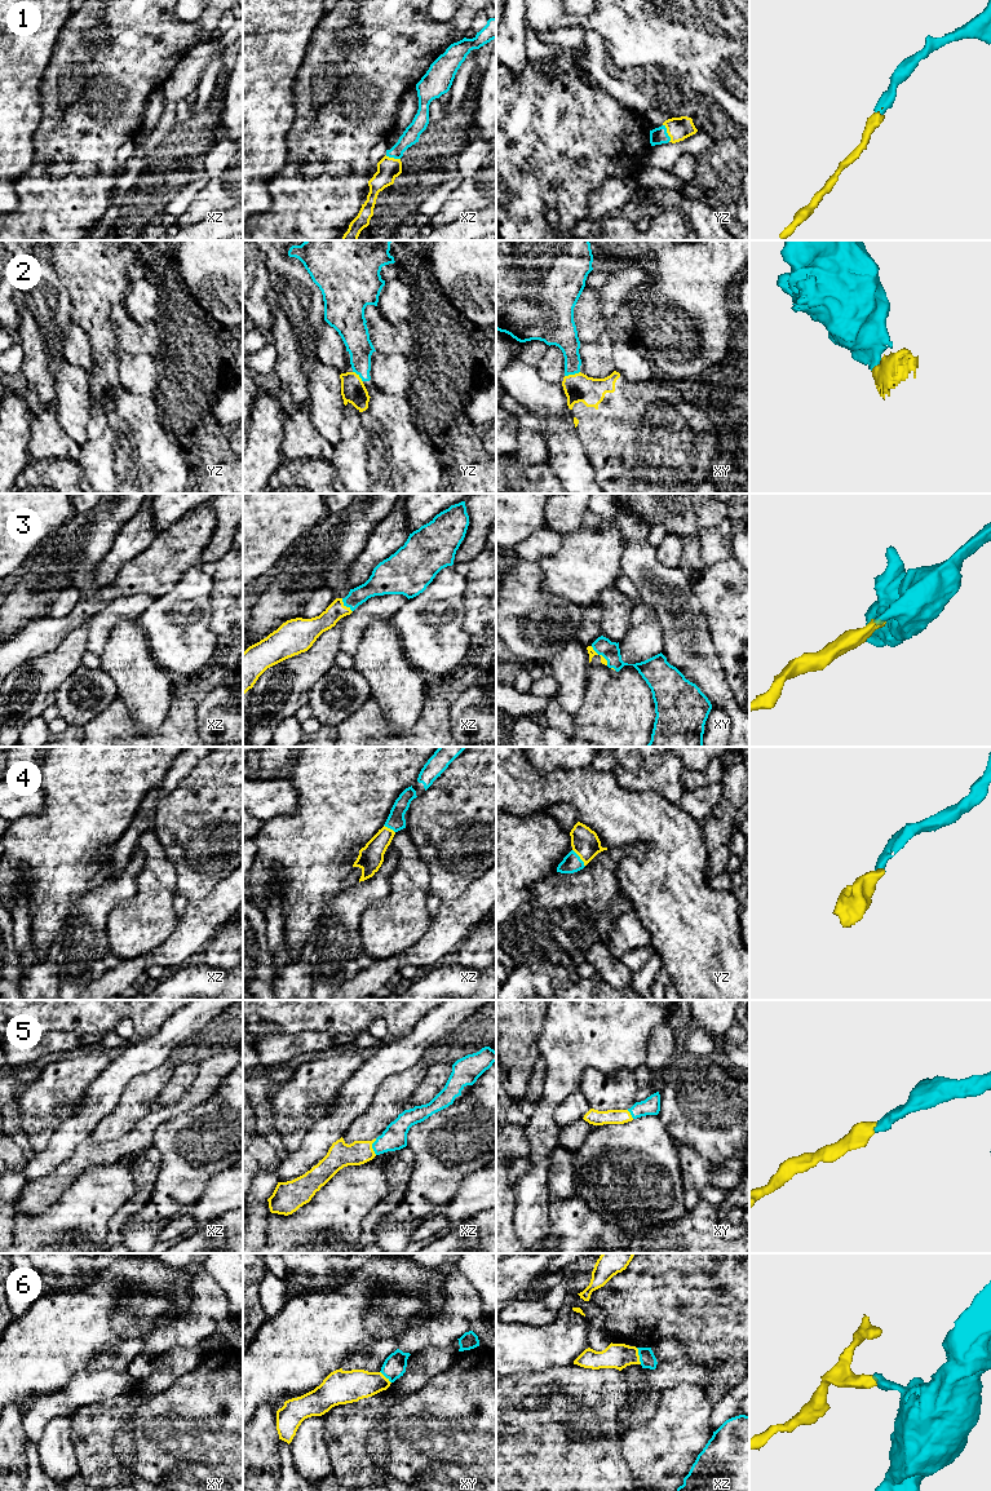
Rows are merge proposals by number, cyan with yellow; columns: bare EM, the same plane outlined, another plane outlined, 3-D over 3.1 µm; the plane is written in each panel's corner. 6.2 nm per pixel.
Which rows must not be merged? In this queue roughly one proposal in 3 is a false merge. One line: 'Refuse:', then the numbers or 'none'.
Refuse: 6

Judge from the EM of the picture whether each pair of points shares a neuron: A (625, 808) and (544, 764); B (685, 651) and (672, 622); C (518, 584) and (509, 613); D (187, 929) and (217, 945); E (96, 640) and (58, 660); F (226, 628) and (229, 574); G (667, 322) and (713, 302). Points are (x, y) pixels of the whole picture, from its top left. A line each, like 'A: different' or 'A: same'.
A: different
B: same
C: same
D: different
E: different
F: same
G: same

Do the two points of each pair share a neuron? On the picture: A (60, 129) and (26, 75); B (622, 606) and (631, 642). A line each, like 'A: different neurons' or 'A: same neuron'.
A: different neurons
B: different neurons

